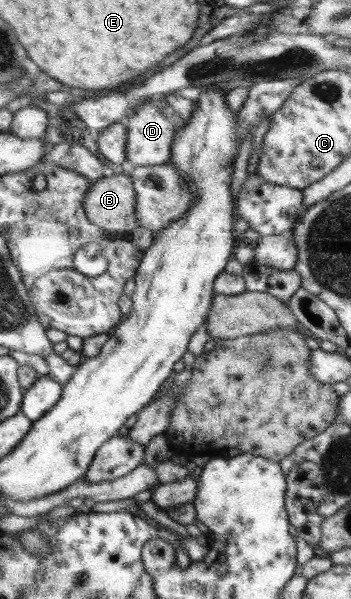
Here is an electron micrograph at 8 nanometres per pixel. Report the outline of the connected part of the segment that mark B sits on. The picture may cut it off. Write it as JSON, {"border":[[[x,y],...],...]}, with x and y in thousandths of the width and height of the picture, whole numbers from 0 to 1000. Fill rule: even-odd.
{"border":[[[328,290],[271,301],[239,326],[248,367],[316,394],[396,381],[387,321],[365,292]]]}

